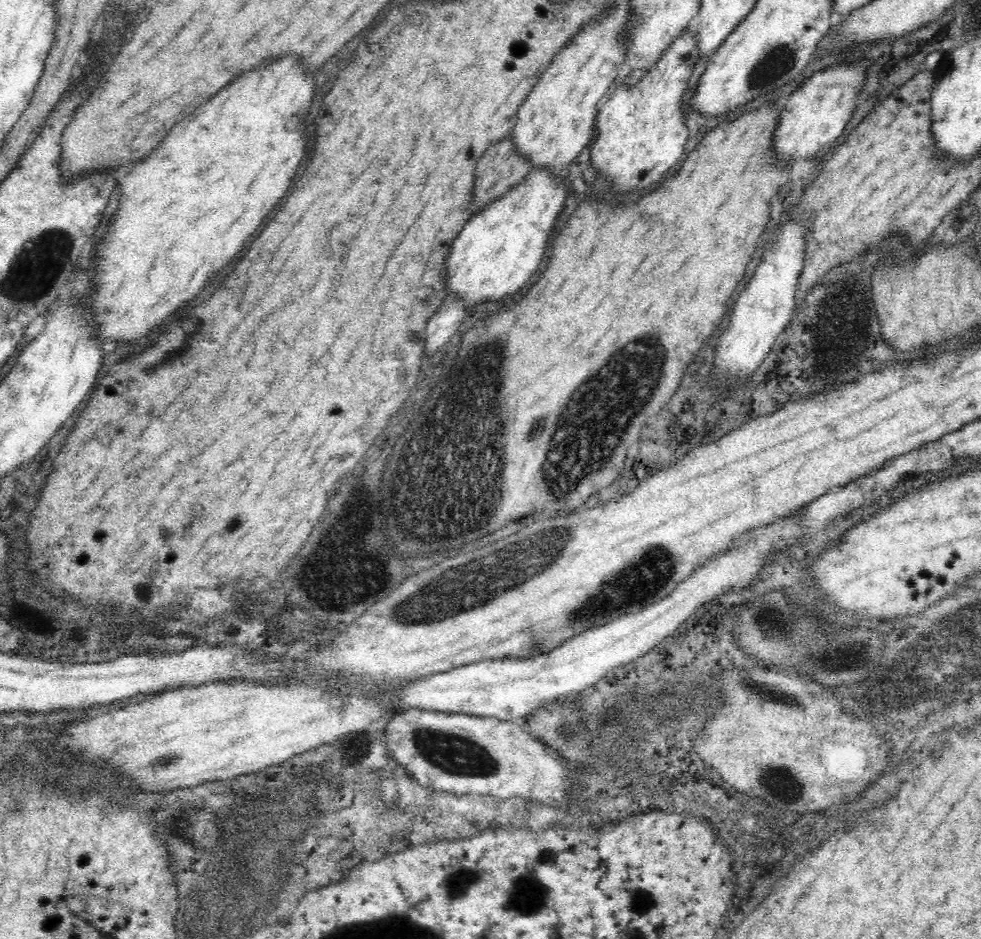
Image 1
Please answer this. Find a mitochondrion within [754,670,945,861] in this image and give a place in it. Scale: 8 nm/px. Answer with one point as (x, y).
(781, 781)

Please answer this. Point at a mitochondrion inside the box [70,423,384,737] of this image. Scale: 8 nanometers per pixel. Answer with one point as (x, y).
(322, 605)

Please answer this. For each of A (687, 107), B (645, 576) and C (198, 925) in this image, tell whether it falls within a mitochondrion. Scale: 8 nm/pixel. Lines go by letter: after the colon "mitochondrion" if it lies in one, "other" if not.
A: other
B: mitochondrion
C: mitochondrion

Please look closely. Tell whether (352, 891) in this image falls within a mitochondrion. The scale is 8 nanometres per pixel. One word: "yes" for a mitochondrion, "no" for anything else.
no

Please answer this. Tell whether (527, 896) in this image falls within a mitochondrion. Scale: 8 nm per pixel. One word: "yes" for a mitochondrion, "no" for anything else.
yes

